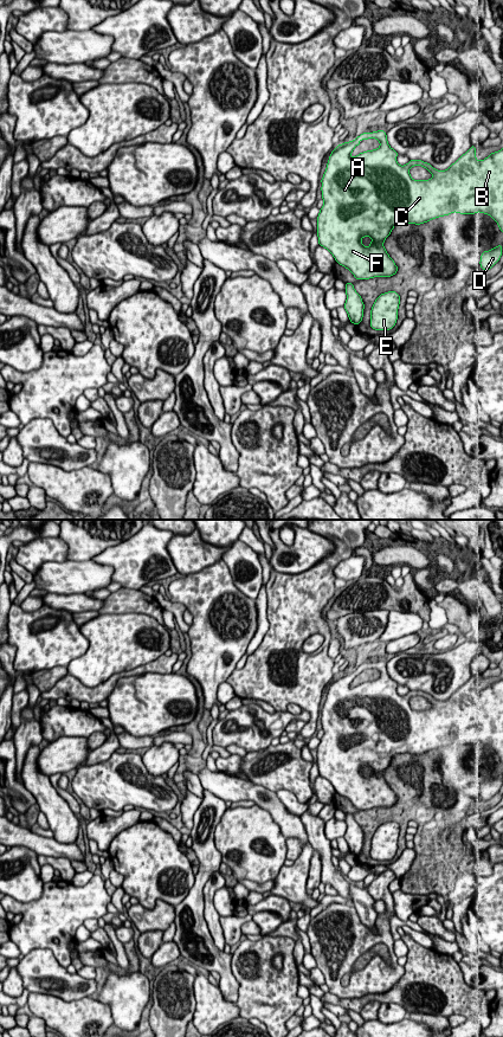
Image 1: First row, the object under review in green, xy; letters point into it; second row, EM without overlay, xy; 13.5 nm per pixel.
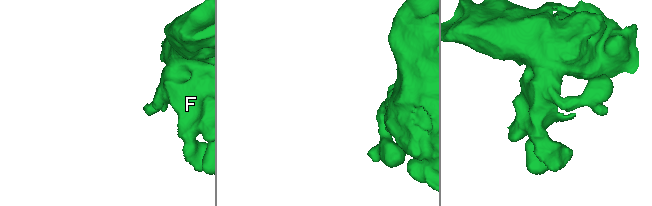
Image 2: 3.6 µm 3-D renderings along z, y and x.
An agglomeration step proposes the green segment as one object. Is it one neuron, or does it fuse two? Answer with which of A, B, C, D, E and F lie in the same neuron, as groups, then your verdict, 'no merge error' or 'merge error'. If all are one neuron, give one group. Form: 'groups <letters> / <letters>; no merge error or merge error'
groups A B C D E F; no merge error

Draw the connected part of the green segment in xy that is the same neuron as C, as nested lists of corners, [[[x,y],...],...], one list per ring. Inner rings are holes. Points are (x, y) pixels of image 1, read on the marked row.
[[[383,130],[363,133],[354,141],[338,144],[330,154],[325,172],[321,180],[322,199],[324,201],[317,217],[318,244],[325,247],[335,258],[336,263],[347,268],[356,279],[374,277],[391,277],[396,273],[398,266],[383,247],[385,239],[391,234],[396,224],[420,225],[434,218],[449,215],[453,212],[460,214],[475,214],[477,212],[490,215],[503,232],[503,149],[489,154],[482,161],[476,159],[476,147],[463,154],[446,170],[437,170],[430,163],[421,160],[410,160],[405,166],[396,162],[398,153],[387,142]],[[376,139],[380,147],[367,150],[352,157],[350,154],[361,140]],[[423,166],[432,173],[430,180],[413,180],[410,168]]]

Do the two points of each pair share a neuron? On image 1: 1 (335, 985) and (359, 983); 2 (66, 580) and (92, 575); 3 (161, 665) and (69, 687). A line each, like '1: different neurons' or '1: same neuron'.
1: same neuron
2: same neuron
3: same neuron

